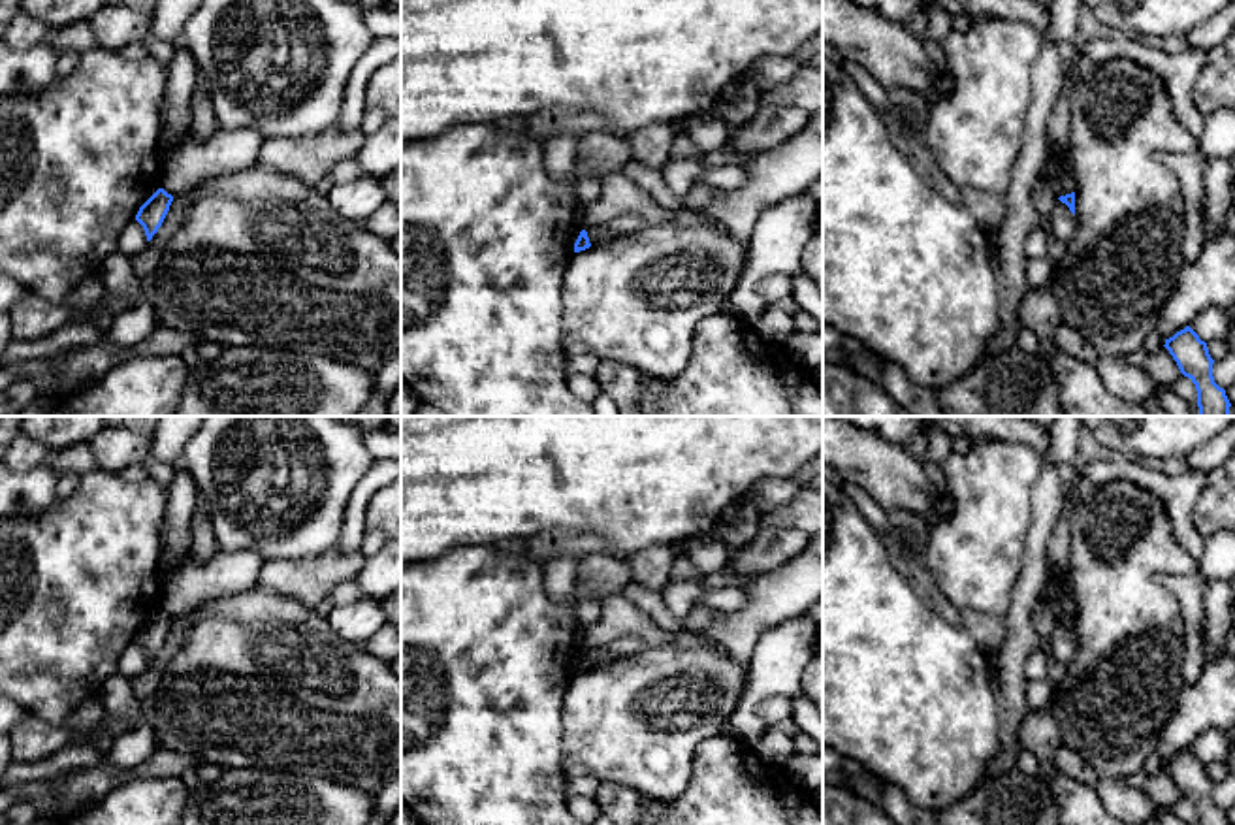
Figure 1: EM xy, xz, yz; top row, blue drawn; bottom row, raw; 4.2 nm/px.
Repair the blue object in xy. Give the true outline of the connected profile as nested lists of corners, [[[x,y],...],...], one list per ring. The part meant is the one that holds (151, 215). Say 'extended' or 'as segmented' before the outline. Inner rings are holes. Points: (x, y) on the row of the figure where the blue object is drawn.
as segmented; [[[158,188],[137,211],[136,220],[143,226],[147,241],[152,239],[152,235],[162,226],[169,205],[173,202],[173,196],[168,194],[164,188]]]

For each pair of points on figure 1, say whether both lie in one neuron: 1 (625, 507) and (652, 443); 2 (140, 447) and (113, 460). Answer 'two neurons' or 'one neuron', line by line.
1: one neuron
2: one neuron

